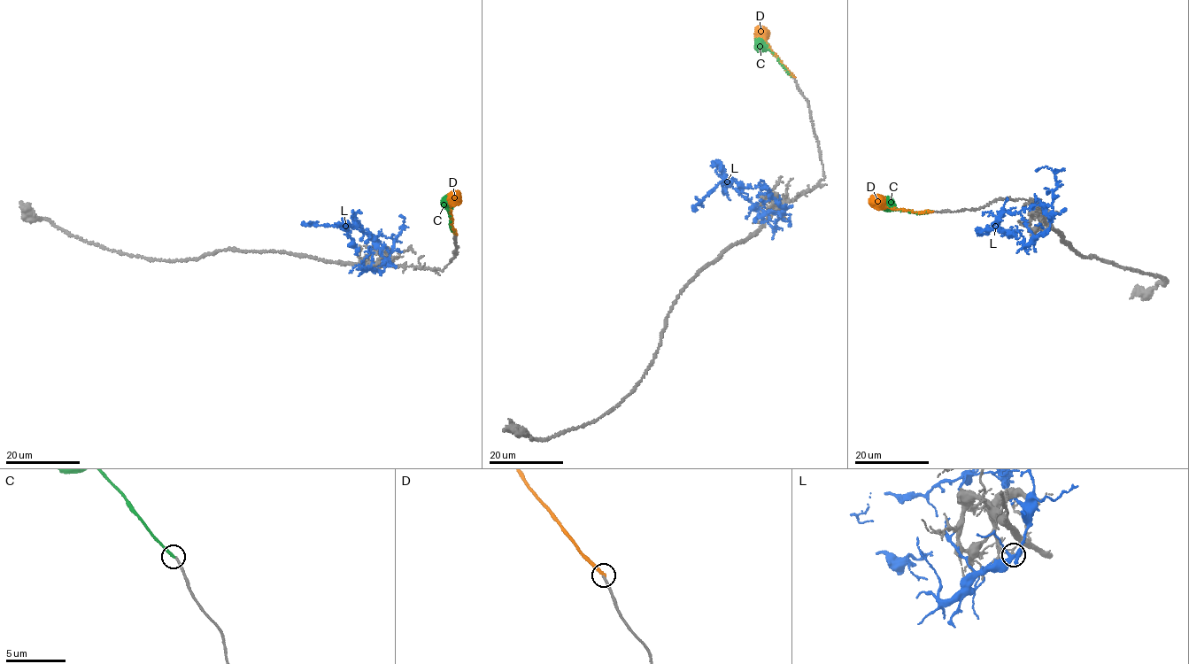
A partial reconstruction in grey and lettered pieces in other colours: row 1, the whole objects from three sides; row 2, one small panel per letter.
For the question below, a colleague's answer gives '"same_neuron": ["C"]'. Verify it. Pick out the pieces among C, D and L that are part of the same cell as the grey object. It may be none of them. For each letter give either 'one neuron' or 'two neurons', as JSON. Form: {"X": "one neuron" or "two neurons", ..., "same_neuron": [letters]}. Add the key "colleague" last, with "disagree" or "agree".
{"C": "one neuron", "D": "two neurons", "L": "two neurons", "same_neuron": ["C"], "colleague": "agree"}

